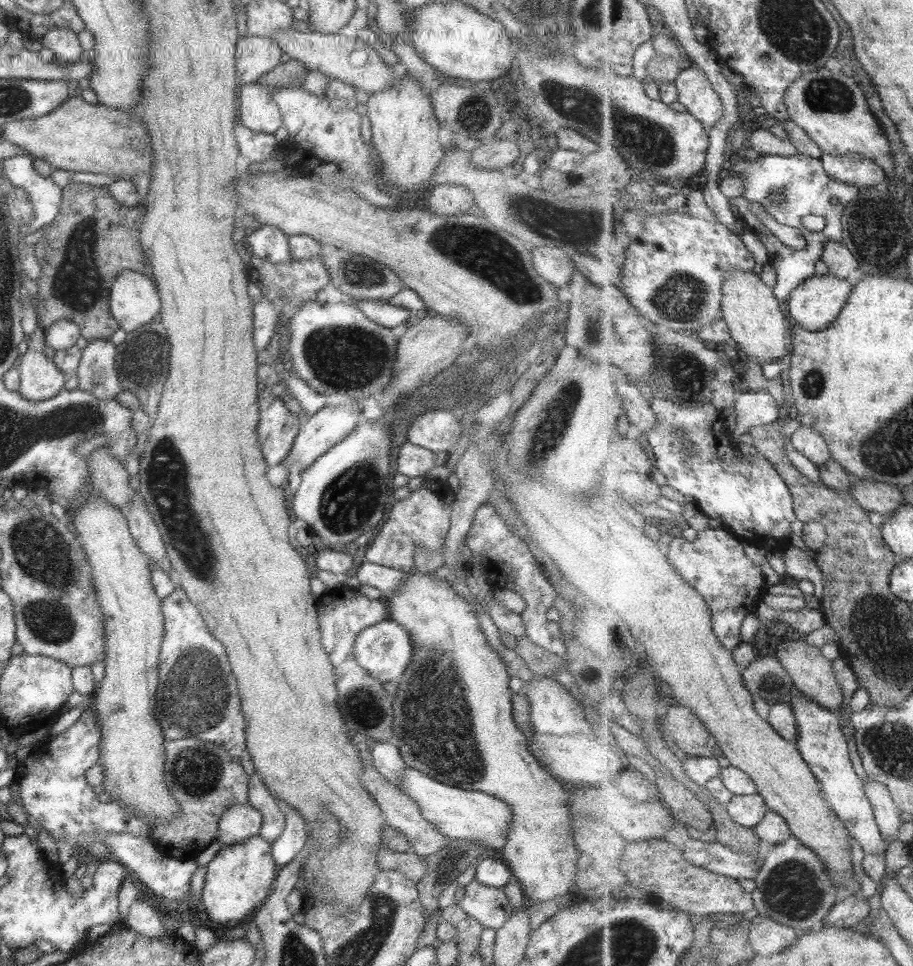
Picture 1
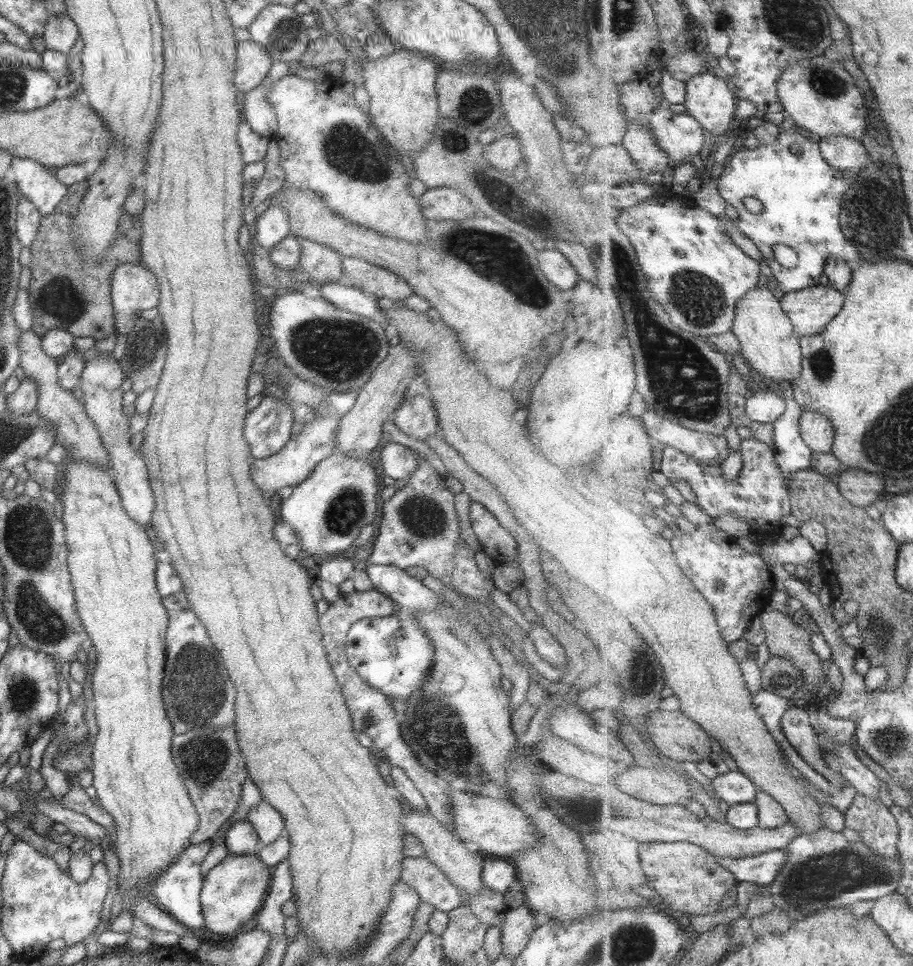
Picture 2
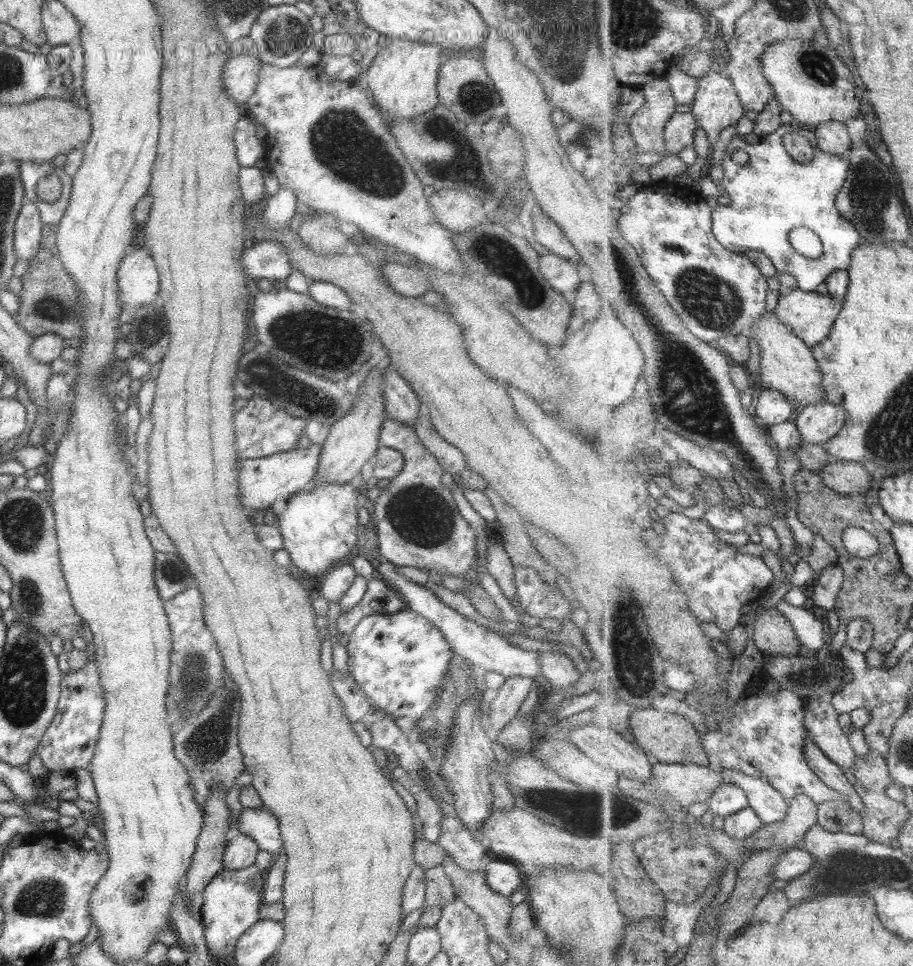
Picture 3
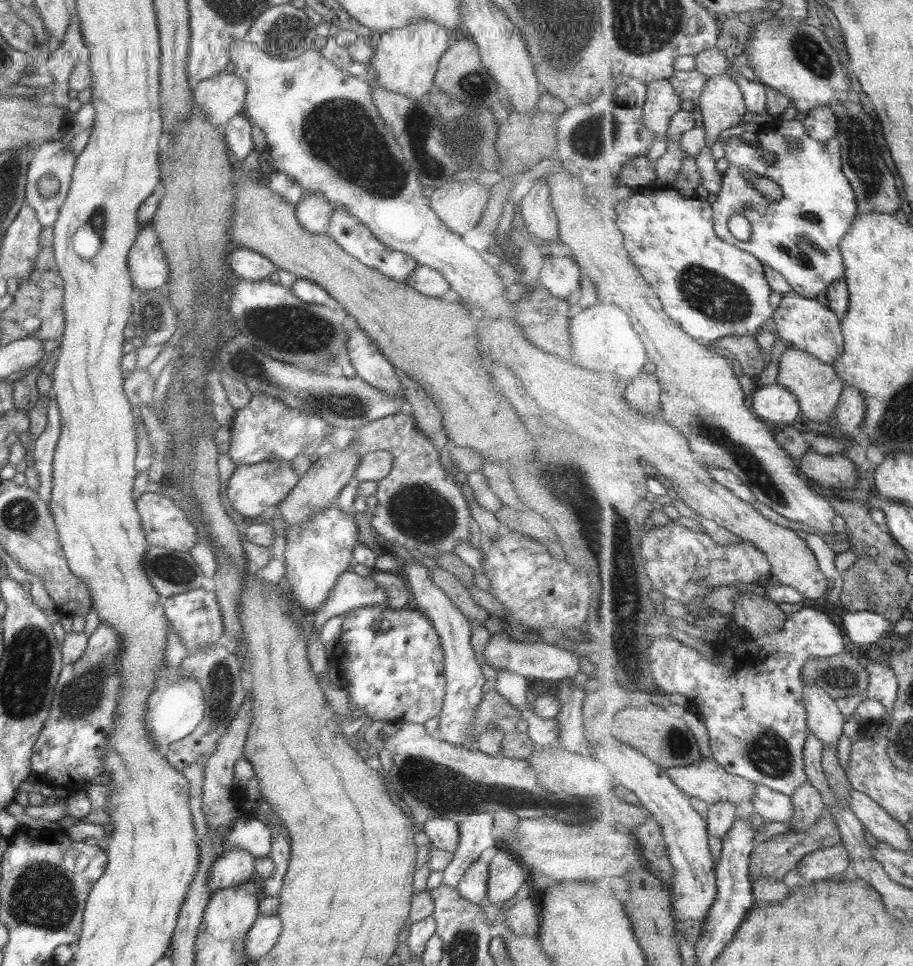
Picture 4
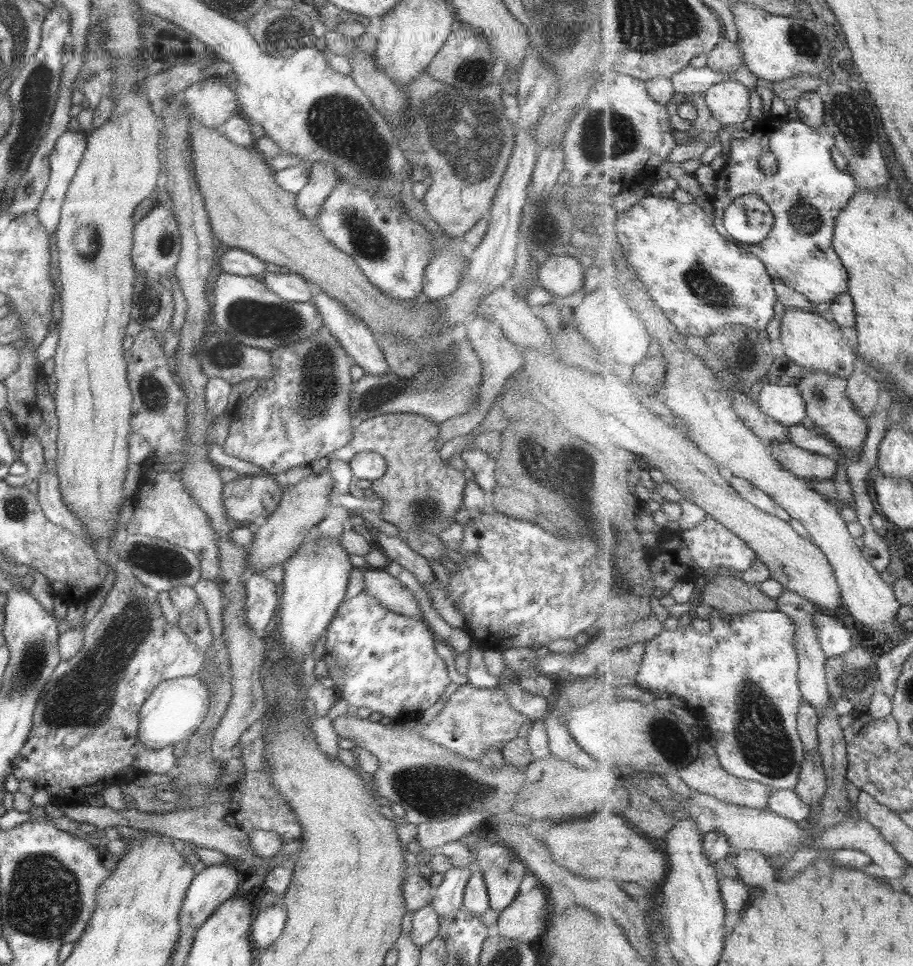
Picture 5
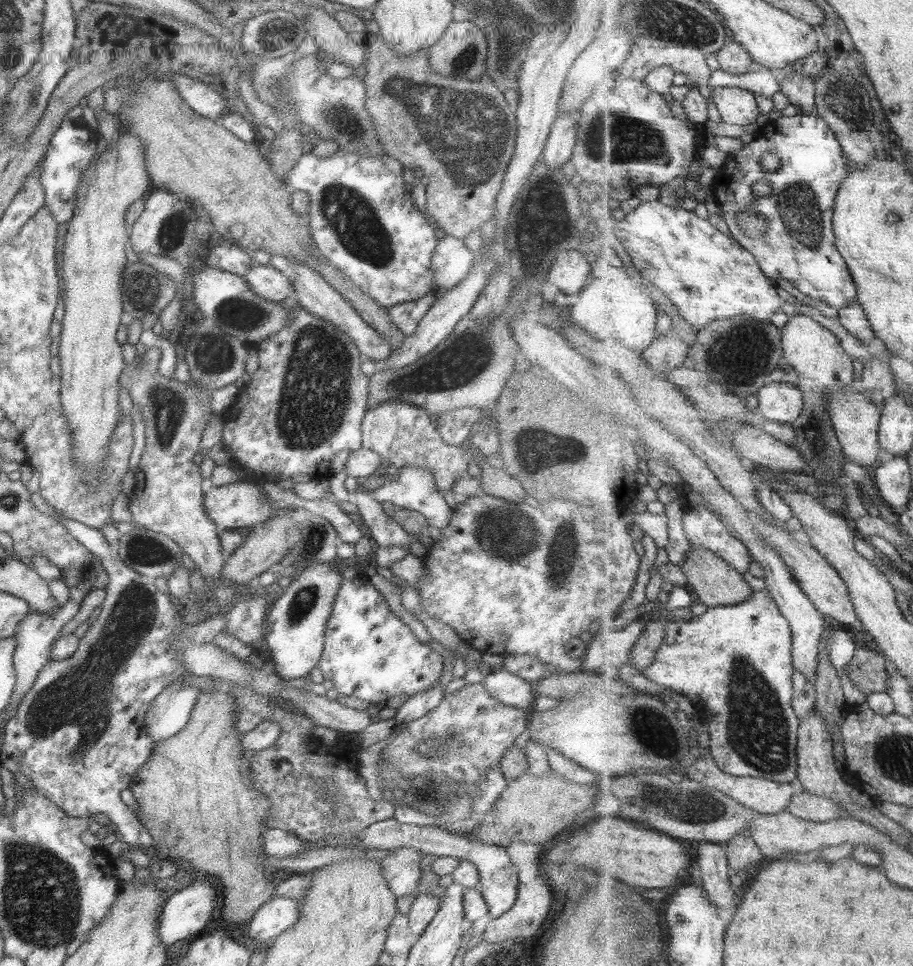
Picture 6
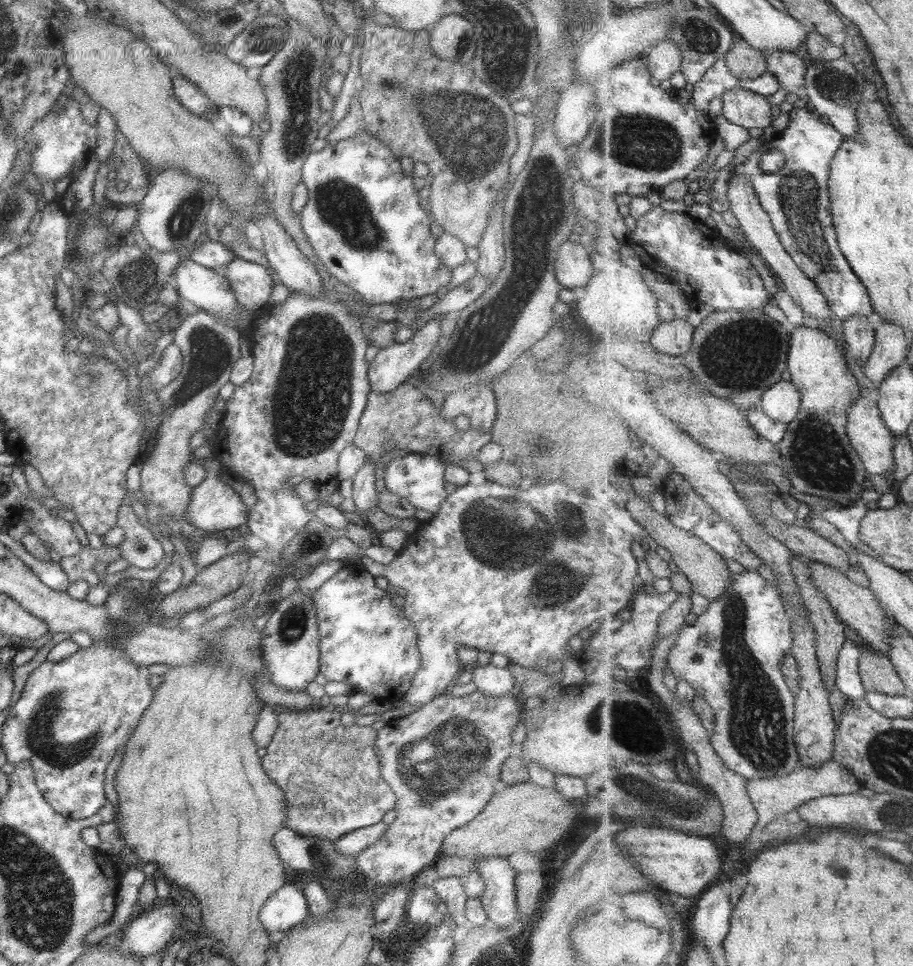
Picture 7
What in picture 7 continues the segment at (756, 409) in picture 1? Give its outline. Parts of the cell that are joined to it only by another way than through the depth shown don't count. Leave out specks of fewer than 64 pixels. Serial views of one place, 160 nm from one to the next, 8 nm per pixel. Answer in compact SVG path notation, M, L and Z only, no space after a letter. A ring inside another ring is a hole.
M777 382L763 393L761 407L773 421L788 425L802 409L802 391L794 382Z

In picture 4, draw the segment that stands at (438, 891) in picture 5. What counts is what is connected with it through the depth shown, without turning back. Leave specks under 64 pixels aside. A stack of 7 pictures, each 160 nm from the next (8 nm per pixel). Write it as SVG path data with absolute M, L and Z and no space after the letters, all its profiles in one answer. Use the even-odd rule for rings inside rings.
M473 811L457 819L458 839L452 859L442 870L441 885L455 888L468 866L489 847L498 847L494 839L491 811Z

